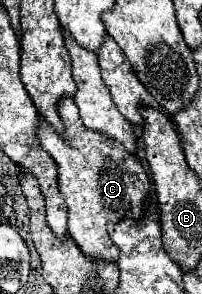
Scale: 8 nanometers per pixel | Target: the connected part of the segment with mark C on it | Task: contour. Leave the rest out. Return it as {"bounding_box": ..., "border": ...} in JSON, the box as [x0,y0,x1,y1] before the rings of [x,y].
{"bounding_box":[39,99,151,263],"border":[[[61,99],[57,109],[67,127],[69,141],[59,137],[43,117],[39,125],[39,139],[43,149],[57,161],[59,189],[69,209],[69,235],[85,257],[115,263],[119,249],[113,245],[107,233],[107,223],[119,223],[127,211],[135,221],[143,219],[149,207],[151,183],[137,157],[129,155],[119,143],[107,139],[105,135],[83,127],[73,99]]]}

